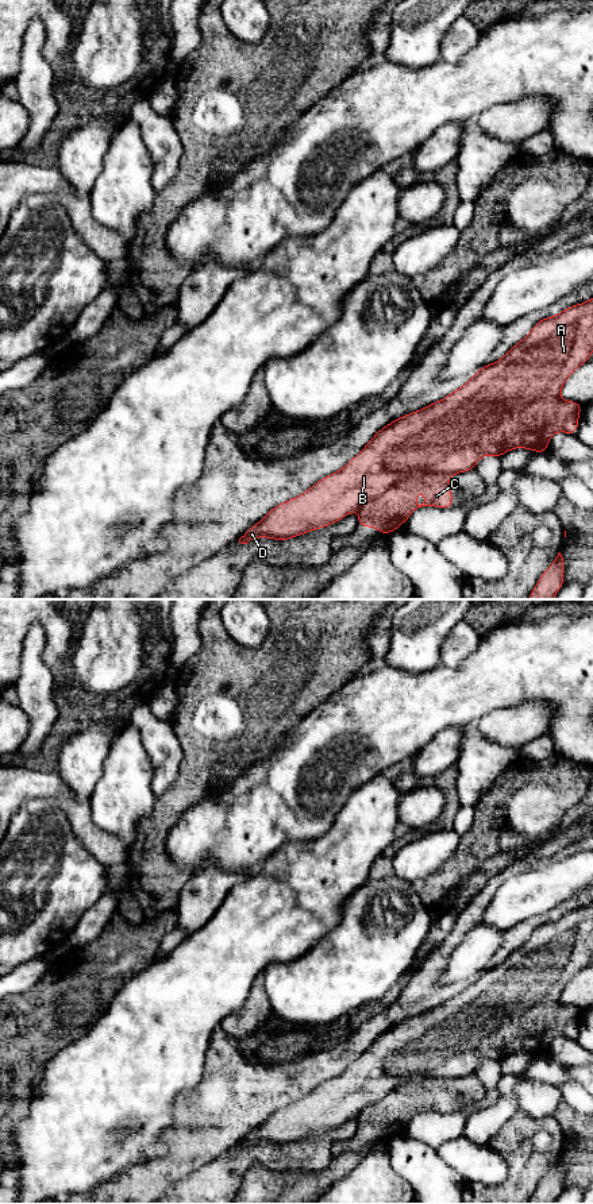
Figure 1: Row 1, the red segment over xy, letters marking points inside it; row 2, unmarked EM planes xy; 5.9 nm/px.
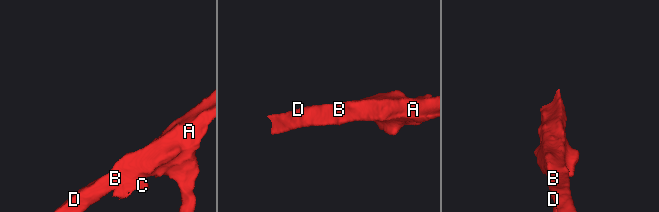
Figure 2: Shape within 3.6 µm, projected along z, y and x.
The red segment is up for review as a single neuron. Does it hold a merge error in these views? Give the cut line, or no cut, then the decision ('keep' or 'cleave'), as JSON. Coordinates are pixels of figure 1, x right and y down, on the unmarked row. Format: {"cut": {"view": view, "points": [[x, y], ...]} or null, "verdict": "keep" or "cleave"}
{"cut": {"view": "xy", "points": [[443, 1083], [399, 1085], [366, 1104], [358, 1112]]}, "verdict": "cleave"}

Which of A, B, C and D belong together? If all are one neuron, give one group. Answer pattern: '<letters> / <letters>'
A B D / C

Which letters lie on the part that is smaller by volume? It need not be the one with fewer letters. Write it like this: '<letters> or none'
C

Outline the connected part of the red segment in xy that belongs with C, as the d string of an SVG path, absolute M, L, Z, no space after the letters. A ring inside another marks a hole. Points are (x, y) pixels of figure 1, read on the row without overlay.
M444 1084L398 1087L359 1112L357 1131L376 1131L378 1139L392 1138L409 1123L413 1115L421 1111L451 1112L453 1099L450 1088ZM420 1093L426 1097L426 1105L421 1110L415 1110L413 1107L417 1104Z

